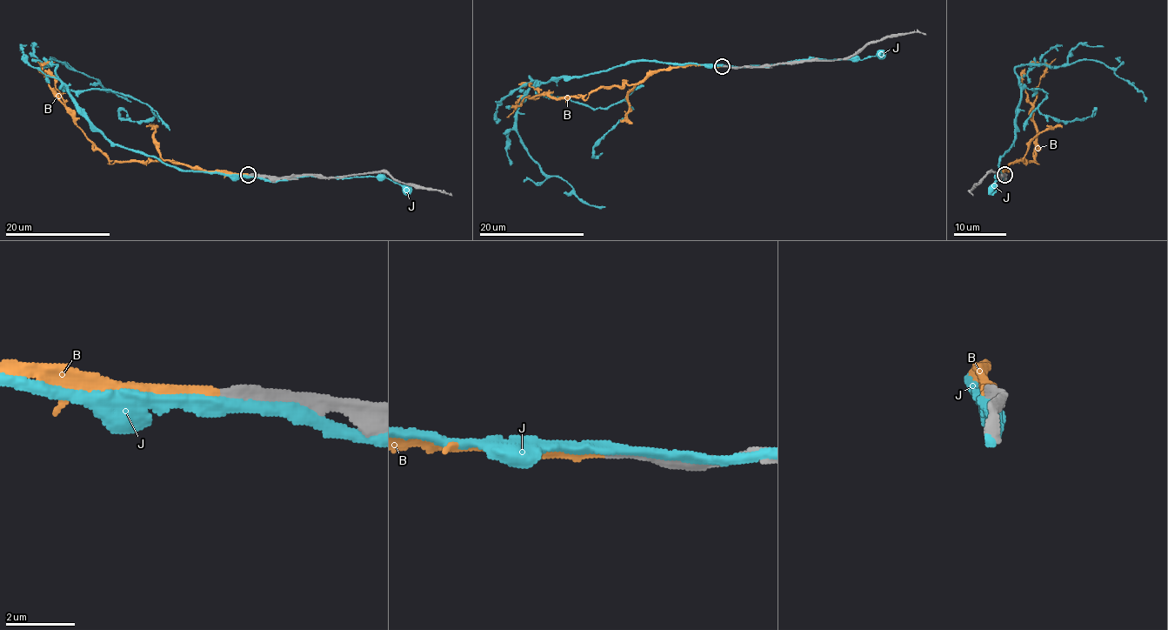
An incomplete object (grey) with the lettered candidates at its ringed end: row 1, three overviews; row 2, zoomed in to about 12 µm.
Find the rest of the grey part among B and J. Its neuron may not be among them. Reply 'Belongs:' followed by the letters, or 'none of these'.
Belongs: B

